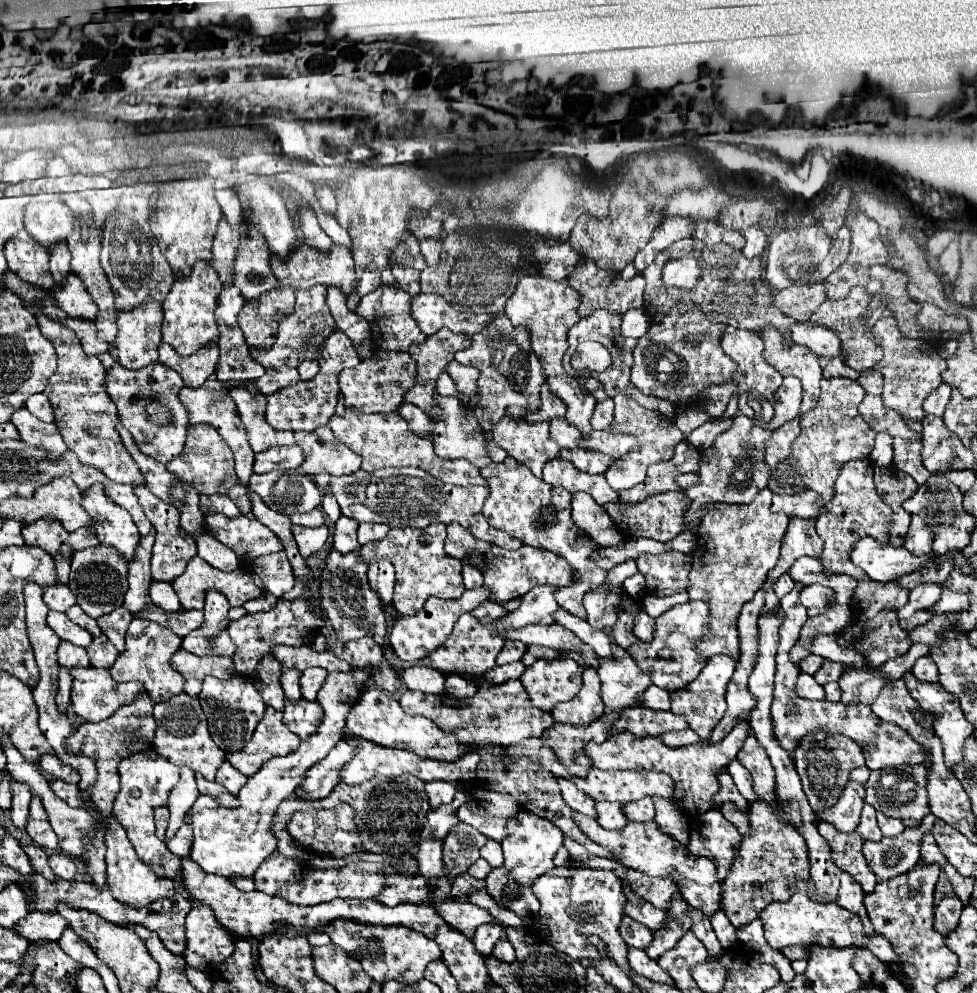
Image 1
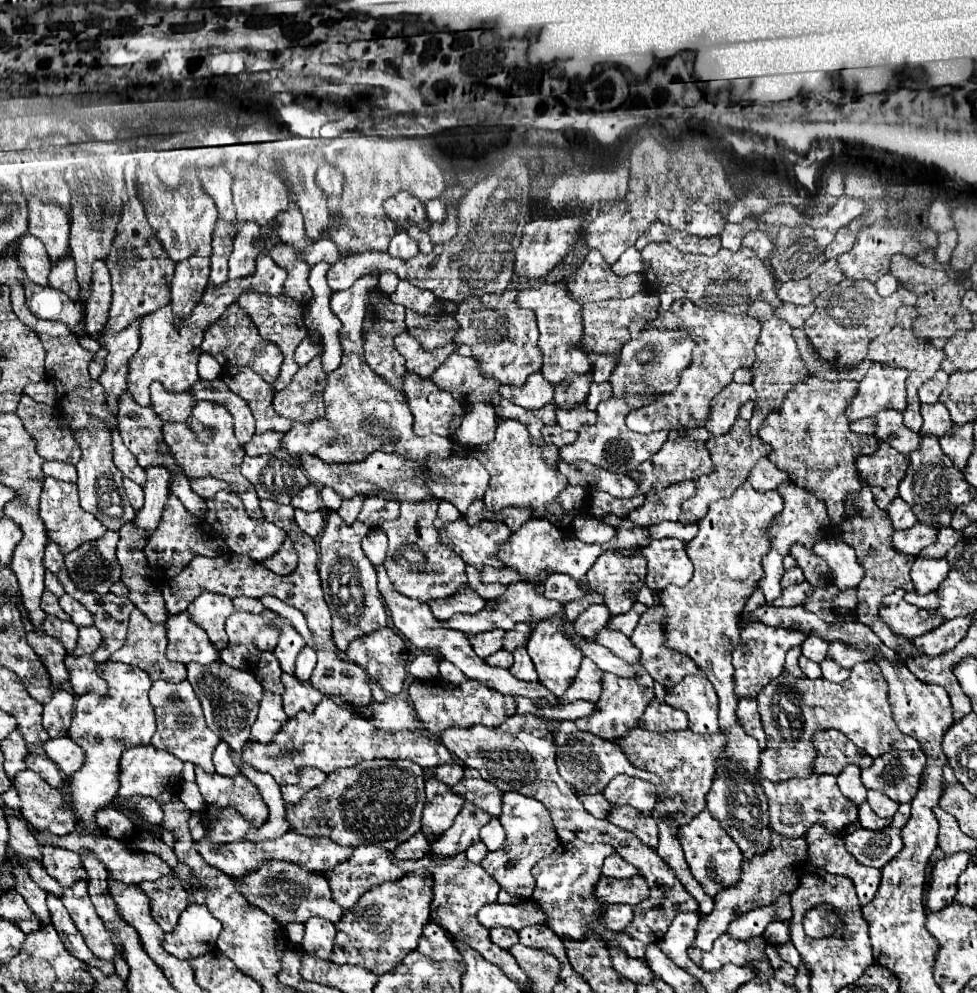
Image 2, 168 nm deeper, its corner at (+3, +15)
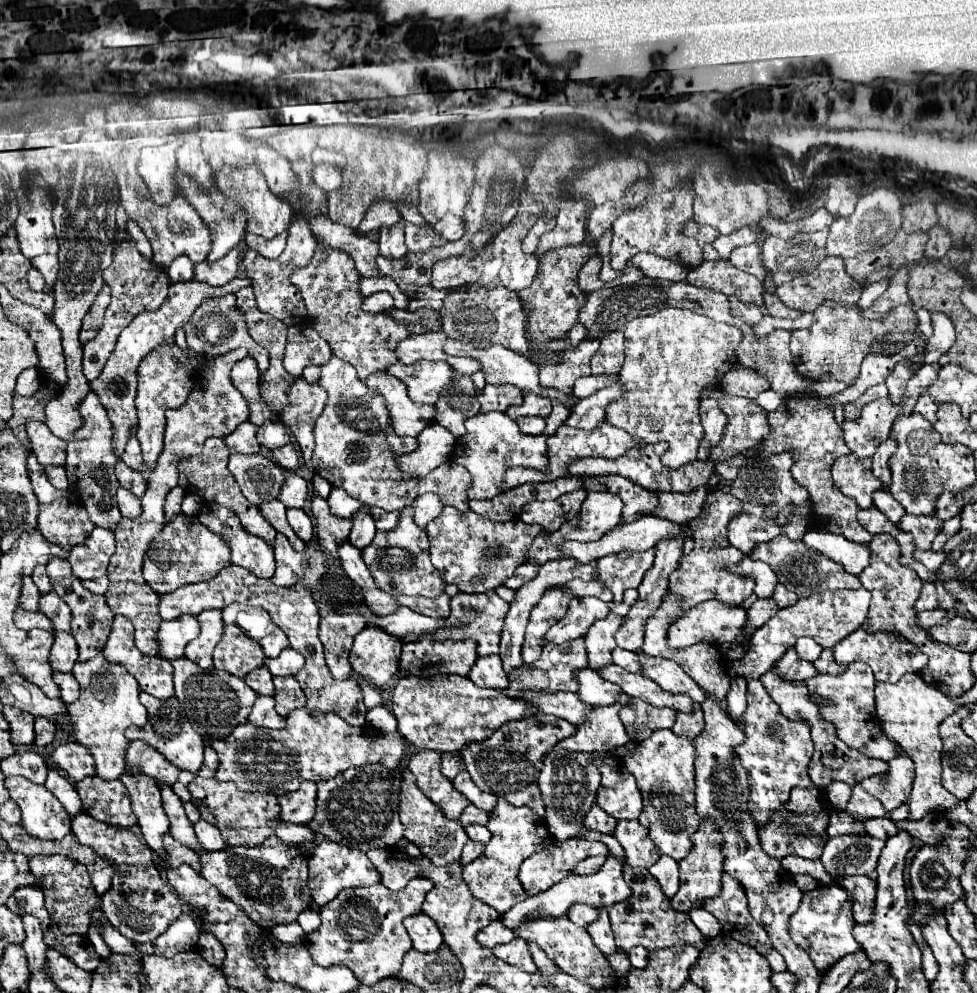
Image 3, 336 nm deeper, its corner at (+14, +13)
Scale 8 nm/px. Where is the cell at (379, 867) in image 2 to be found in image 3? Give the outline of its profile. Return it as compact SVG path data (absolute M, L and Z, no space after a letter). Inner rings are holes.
M323 839L317 845L317 851L313 851L313 855L309 857L309 889L317 907L323 907L325 903L333 901L337 893L343 889L369 887L369 885L375 885L379 879L381 875L377 873L377 869L373 867L373 863L367 859L363 851L329 841L329 839Z

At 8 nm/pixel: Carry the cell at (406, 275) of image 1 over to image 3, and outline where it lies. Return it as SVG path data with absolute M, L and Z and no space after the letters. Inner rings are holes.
M399 221L393 227L381 227L379 229L379 251L383 257L391 259L401 259L407 253L405 247L405 223Z

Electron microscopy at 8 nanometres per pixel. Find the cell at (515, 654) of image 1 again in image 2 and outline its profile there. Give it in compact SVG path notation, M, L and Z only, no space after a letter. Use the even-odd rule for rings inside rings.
M492 629L488 633L478 633L478 635L470 635L470 643L476 651L476 655L480 659L486 659L488 655L496 653L502 647L502 639L504 639L504 629Z

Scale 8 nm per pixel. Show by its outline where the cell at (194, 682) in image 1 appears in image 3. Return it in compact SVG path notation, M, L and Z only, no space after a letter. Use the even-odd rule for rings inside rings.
M181 615L173 621L163 621L157 635L161 649L159 657L173 661L183 657L185 645L199 635L199 623L193 615Z

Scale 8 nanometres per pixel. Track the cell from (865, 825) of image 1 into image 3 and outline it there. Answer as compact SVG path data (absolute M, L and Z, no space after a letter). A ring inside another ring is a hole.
M879 817L879 819L869 819L869 821L865 821L865 829L867 829L867 833L871 835L871 837L877 837L877 839L889 839L889 837L893 837L893 835L897 835L897 825L891 821L891 819L887 819L887 817Z

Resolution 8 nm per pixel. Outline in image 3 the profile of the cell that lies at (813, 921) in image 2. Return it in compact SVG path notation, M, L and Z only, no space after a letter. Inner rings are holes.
M819 885L813 891L805 891L799 909L789 919L789 935L791 939L809 953L815 967L825 975L825 967L833 967L837 959L857 953L861 945L853 937L853 899L839 885Z

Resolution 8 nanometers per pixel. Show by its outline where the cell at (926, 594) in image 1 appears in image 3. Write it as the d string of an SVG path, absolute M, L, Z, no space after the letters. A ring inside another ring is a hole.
M915 551L915 559L923 563L927 569L937 571L941 563L945 561L945 553L943 551Z

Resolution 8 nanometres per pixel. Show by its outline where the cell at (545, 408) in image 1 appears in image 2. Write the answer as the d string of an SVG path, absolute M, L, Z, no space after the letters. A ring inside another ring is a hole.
M538 371L538 373L532 373L522 387L502 385L502 387L500 387L500 395L502 395L504 399L520 405L520 407L540 409L540 407L552 403L554 387L552 387L552 383L548 383L548 381L544 379L544 375Z

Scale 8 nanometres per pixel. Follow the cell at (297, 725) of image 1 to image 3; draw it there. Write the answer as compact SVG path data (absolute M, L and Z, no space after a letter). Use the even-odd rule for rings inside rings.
M273 677L275 683L275 709L281 717L287 717L291 711L305 707L305 695L295 677Z

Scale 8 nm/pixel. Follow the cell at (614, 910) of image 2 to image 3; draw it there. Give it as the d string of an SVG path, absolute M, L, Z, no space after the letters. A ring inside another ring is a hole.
M575 903L573 907L569 907L567 917L569 917L575 925L579 925L579 927L587 927L589 923L593 923L593 921L597 919L597 911L595 911L593 907L585 907L585 905L581 905L581 903Z

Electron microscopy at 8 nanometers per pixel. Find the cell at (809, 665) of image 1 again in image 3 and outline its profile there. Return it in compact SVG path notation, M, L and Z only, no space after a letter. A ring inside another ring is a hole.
M801 637L801 639L797 641L797 645L795 645L795 651L797 651L797 655L799 655L801 659L805 659L805 661L815 661L815 659L821 655L823 647L821 647L819 643L815 643L811 637Z

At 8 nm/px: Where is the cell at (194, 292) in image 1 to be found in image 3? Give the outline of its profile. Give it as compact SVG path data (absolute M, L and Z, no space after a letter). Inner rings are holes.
M179 255L179 257L169 265L169 279L171 279L173 283L193 279L193 263L191 263L191 259L185 257L185 255Z

